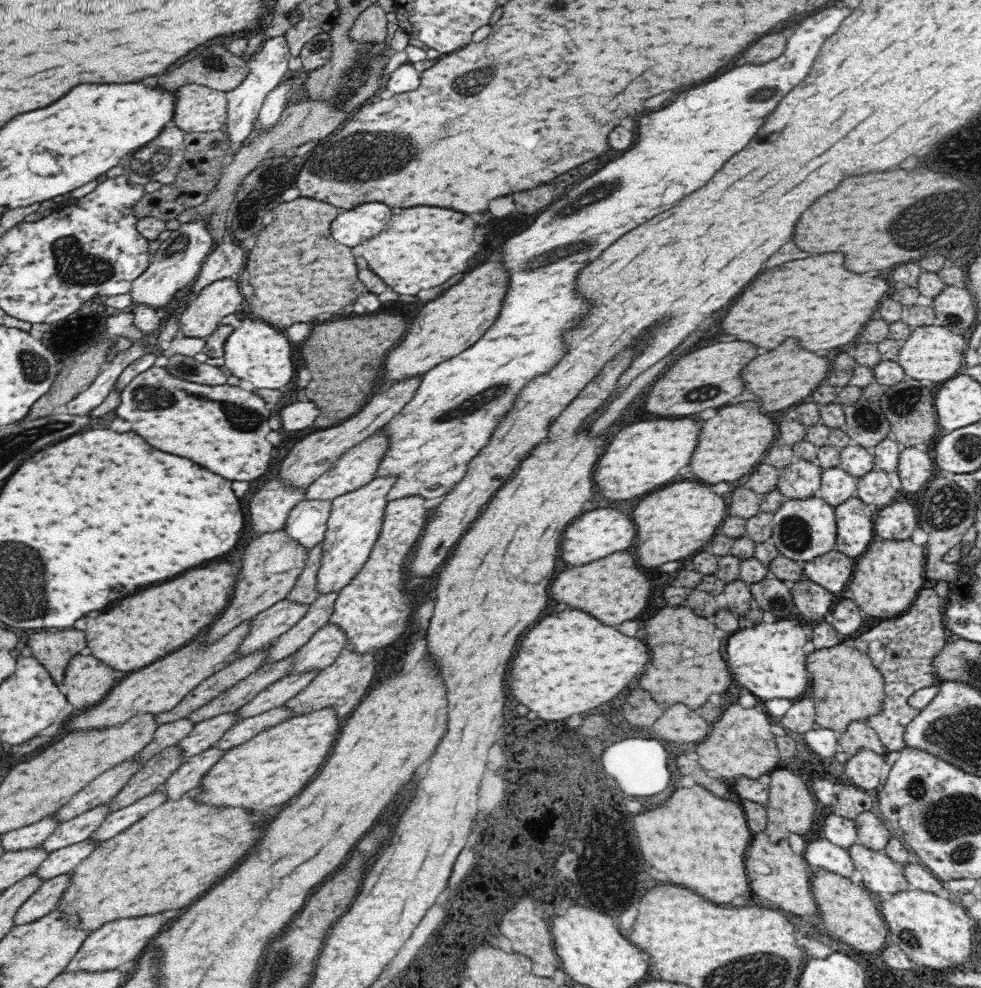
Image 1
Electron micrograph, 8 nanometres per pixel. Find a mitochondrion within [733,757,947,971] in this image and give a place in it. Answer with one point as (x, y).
(908, 937)

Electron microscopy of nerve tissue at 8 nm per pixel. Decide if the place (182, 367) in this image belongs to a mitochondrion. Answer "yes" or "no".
yes

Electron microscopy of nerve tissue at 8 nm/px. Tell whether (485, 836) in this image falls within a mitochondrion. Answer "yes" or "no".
no

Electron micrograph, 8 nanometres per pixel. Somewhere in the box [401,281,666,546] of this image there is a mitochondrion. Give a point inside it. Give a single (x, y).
(471, 405)

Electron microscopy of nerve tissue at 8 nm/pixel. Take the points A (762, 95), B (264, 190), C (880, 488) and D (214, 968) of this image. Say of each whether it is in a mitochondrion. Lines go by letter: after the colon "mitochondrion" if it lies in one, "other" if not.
A: mitochondrion
B: mitochondrion
C: other
D: other

